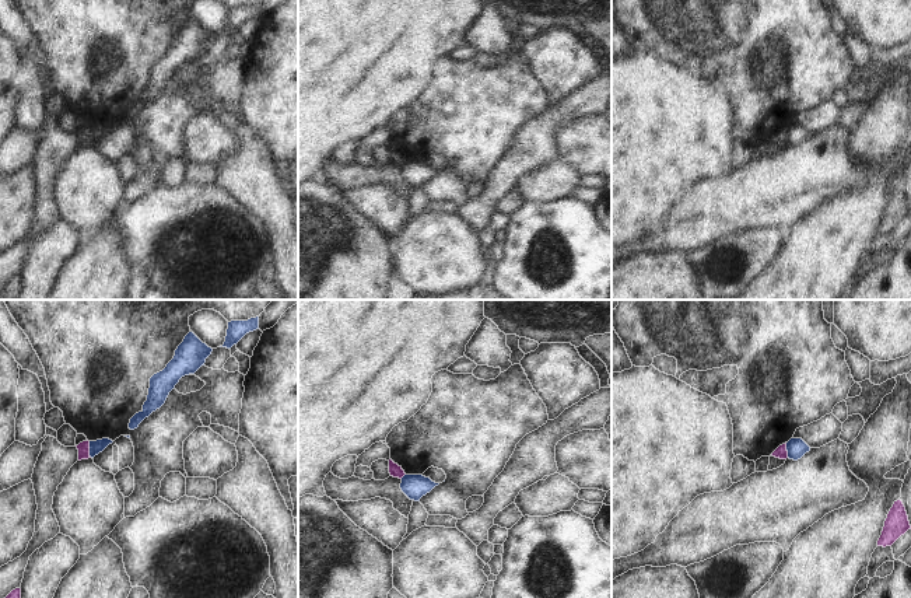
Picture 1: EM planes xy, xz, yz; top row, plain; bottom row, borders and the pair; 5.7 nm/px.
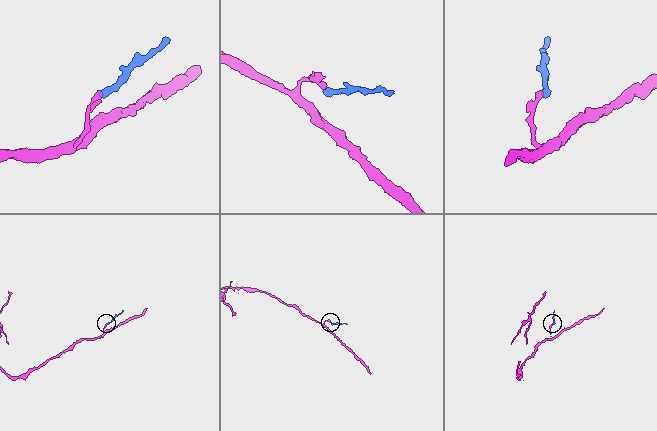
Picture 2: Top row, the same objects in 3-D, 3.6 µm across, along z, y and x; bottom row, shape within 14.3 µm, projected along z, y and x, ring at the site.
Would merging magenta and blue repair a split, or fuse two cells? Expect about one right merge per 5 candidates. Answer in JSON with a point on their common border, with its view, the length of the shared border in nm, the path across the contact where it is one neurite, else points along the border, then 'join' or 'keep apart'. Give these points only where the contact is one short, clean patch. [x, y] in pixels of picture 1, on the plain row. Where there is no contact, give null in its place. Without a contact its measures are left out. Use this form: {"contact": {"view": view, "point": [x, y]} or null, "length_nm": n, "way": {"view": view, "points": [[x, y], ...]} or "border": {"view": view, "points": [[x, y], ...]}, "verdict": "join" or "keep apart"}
{"contact": {"view": "xy", "point": [88, 136]}, "length_nm": 100, "border": {"view": "xy", "points": [[88, 128], [88, 140], [91, 143]]}, "verdict": "keep apart"}

